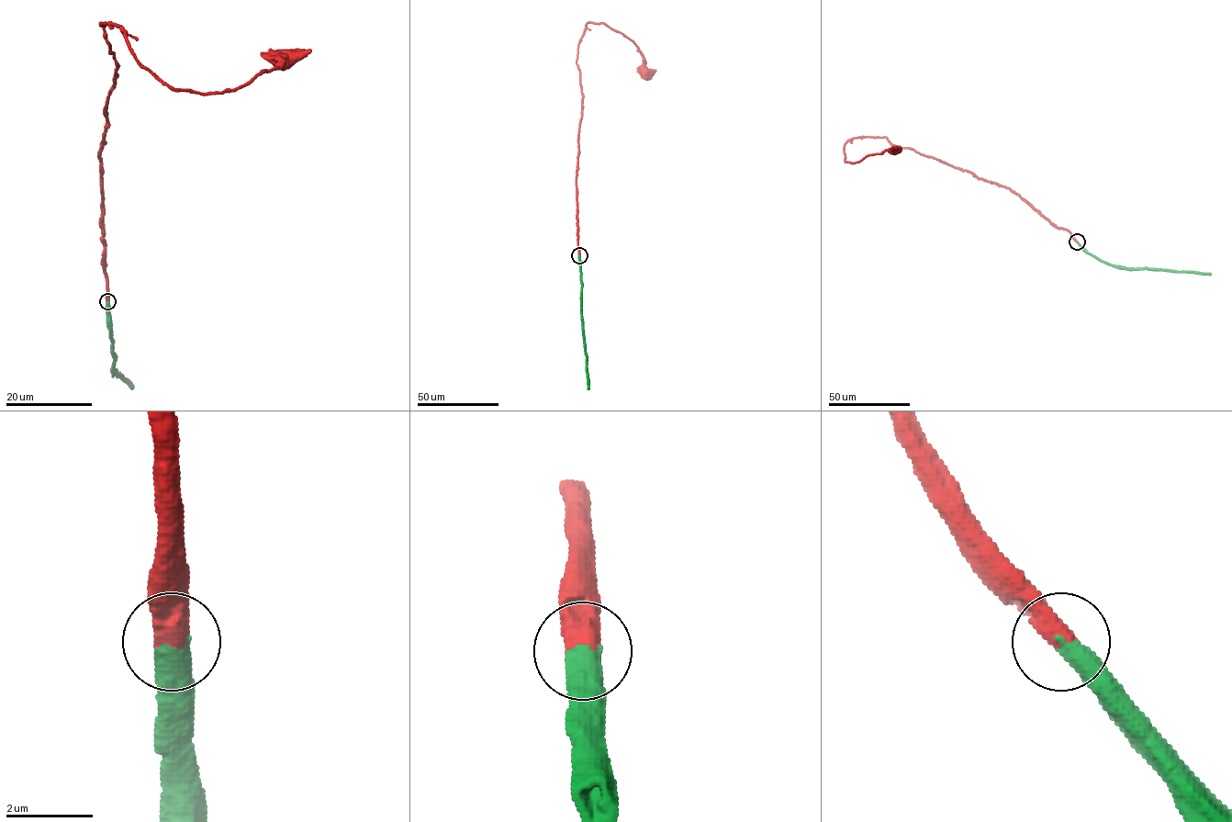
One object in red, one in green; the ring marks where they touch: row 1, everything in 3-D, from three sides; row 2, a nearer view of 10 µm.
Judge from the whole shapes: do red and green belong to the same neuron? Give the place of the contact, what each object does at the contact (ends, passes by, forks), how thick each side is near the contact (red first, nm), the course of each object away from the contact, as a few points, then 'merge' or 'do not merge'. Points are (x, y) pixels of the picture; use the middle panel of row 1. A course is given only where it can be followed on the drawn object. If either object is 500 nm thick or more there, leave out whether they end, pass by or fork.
(579, 255) | 600/500 nm | red via (579, 255), (576, 176), (582, 93), (576, 63), (586, 25), (602, 23), (627, 37), (643, 58), (645, 73) | green via (579, 255), (582, 335), (588, 388) | merge

